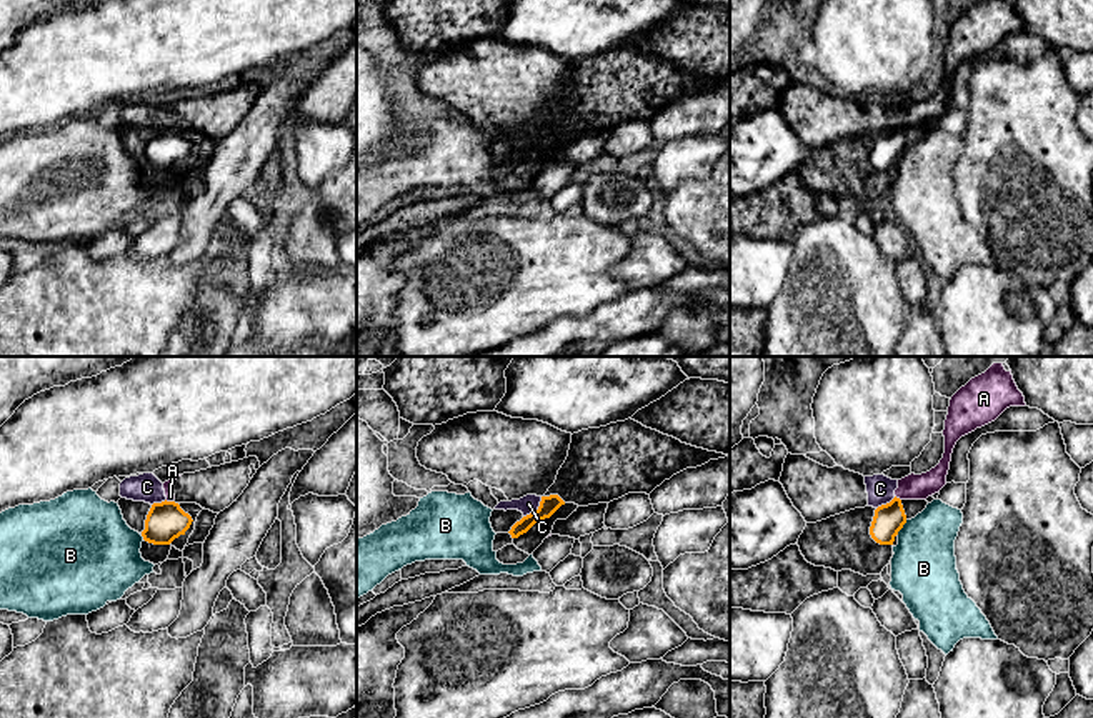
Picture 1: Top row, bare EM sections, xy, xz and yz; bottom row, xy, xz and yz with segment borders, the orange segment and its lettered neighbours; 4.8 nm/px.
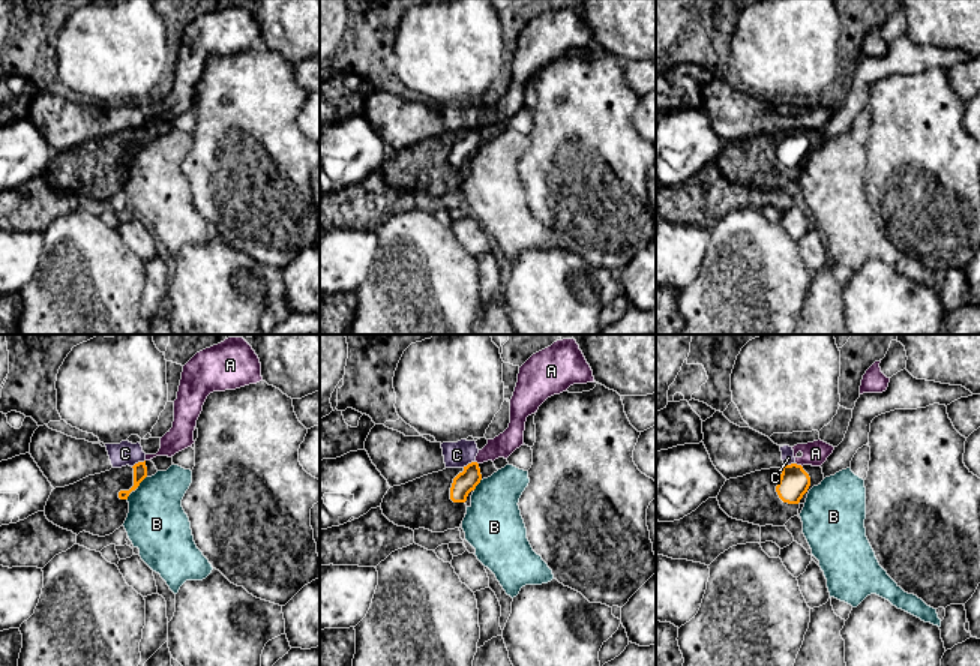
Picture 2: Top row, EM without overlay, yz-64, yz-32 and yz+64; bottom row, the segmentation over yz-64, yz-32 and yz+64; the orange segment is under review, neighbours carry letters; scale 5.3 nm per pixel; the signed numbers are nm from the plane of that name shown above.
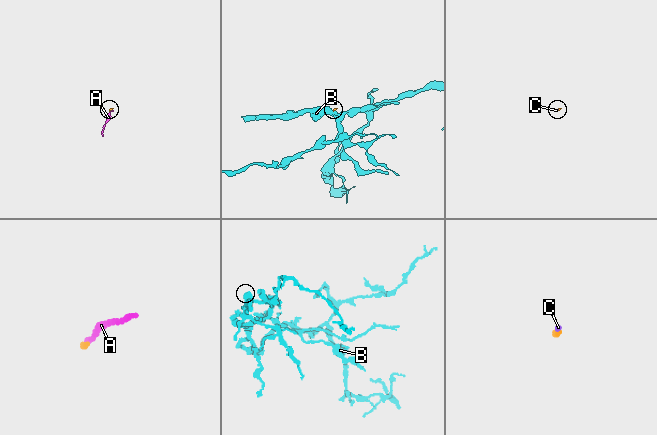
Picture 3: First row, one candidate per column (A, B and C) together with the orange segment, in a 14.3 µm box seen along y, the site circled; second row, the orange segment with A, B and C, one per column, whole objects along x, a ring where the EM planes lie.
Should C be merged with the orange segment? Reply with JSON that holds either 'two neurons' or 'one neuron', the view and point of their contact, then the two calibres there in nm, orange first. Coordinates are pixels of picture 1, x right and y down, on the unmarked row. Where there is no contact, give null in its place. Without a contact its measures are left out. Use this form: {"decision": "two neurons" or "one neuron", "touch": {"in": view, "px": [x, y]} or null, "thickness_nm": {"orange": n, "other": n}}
{"decision": "two neurons", "touch": {"in": "xz", "px": [537, 137]}, "thickness_nm": {"orange": 90, "other": 90}}

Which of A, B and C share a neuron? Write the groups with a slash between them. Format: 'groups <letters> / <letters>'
groups A C / B

